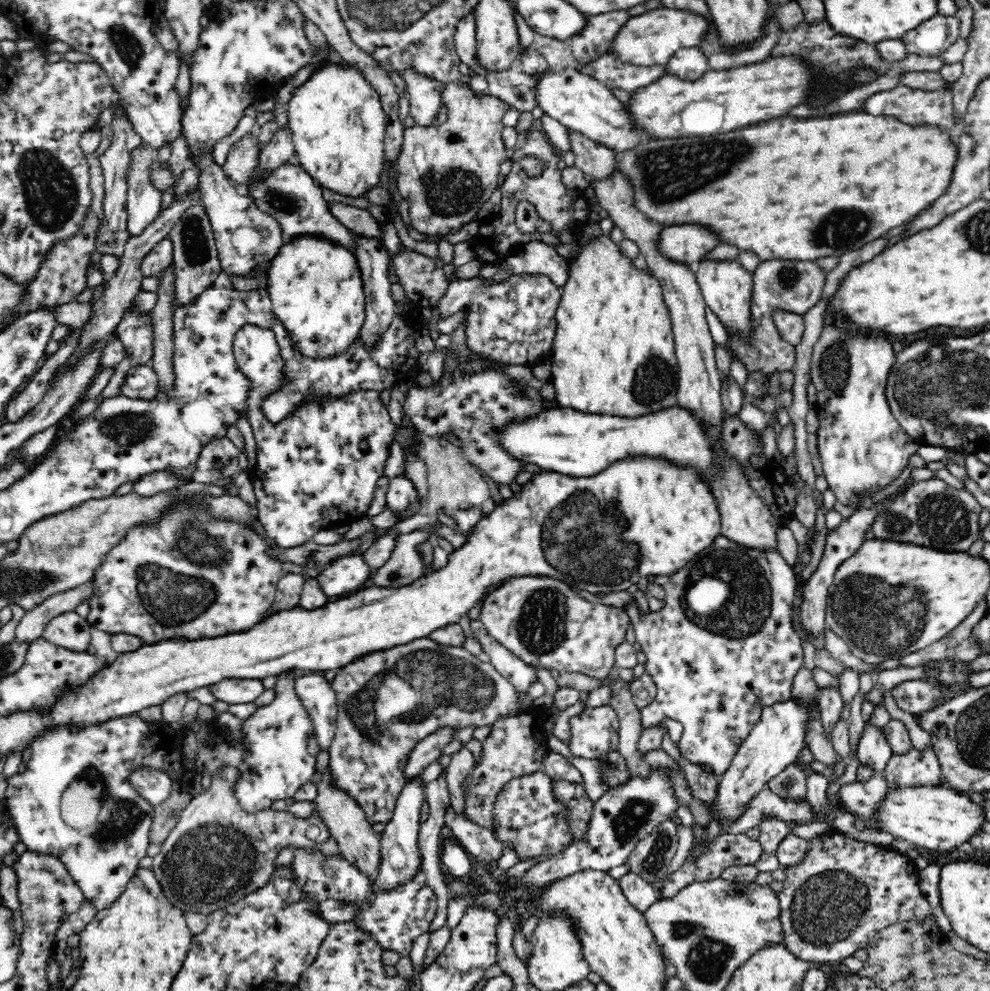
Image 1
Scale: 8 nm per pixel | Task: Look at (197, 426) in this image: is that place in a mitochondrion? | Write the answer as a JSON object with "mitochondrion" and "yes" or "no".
{"mitochondrion":"yes"}

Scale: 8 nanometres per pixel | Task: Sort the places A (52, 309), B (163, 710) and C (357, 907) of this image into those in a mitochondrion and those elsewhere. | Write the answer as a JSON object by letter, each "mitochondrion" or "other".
{"A":"other","B":"other","C":"other"}

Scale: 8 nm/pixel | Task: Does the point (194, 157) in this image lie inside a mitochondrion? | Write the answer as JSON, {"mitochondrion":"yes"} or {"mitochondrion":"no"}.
{"mitochondrion":"no"}

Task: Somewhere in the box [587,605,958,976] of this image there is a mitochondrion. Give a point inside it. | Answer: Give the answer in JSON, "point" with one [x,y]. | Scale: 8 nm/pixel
{"point":[826,908]}

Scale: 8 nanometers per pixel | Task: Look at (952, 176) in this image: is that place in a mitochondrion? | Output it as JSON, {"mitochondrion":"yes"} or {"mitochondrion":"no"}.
{"mitochondrion":"no"}

